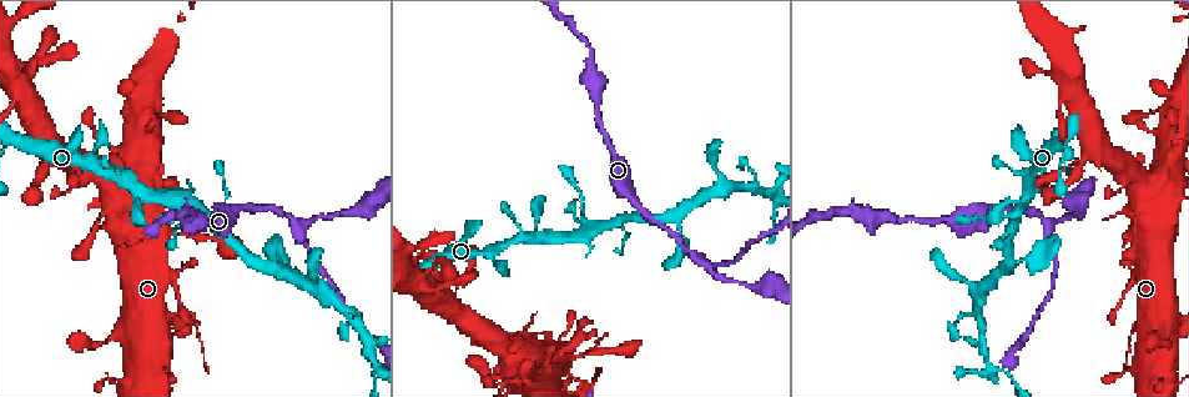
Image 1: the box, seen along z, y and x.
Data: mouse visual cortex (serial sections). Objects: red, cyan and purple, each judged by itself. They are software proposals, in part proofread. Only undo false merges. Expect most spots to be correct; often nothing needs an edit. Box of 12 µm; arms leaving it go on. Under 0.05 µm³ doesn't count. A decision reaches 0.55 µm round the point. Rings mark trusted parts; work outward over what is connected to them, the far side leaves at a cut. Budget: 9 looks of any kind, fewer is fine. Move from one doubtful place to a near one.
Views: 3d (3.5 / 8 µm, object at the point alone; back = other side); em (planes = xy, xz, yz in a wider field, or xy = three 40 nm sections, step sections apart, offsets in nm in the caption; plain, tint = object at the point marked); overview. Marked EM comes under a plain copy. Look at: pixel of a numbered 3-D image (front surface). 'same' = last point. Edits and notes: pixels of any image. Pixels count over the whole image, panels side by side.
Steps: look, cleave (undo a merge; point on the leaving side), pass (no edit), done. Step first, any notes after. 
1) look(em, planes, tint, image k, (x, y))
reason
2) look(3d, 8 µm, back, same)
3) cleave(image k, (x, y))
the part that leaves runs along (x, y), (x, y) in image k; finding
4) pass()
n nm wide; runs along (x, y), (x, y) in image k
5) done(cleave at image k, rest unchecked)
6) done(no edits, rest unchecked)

look(3d, 3.5 µm, back, image 1, (697, 257))
three-way junction

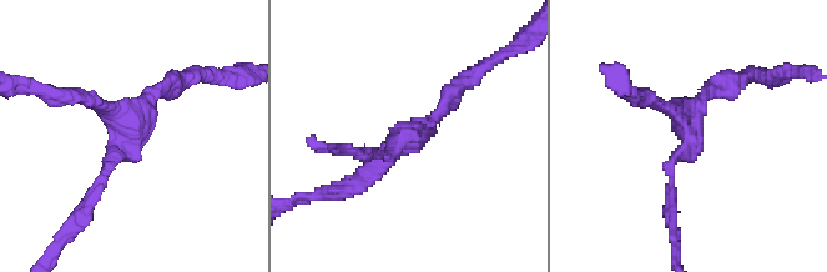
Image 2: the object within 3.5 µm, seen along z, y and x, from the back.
look(em, xy, step 1, tint, image 2, (412, 137))
3 arms; arms of 150, 200, 200 nm

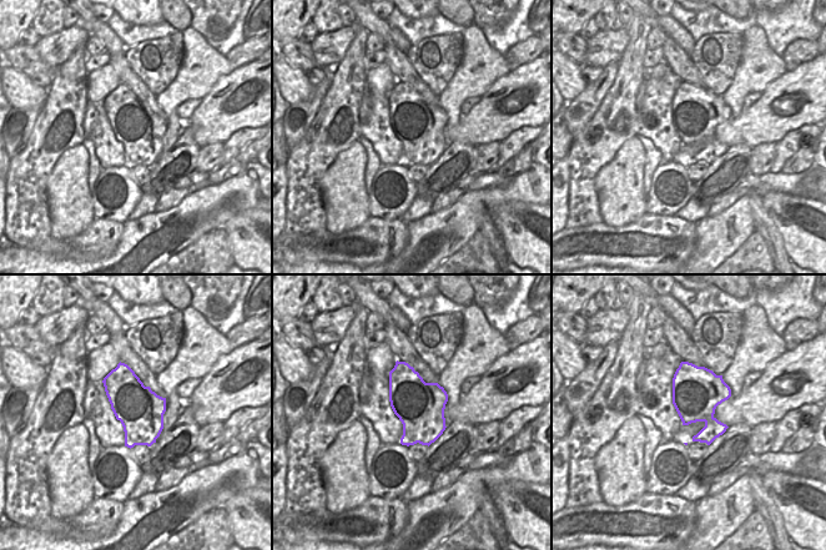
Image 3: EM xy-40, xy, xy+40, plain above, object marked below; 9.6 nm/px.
pass()
480 nm wide; runs along (452, 94), (352, 186) in image 2; all the same cell

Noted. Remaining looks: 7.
look(3d, 3.5 µm, image 1, (751, 189))
abrupt turn

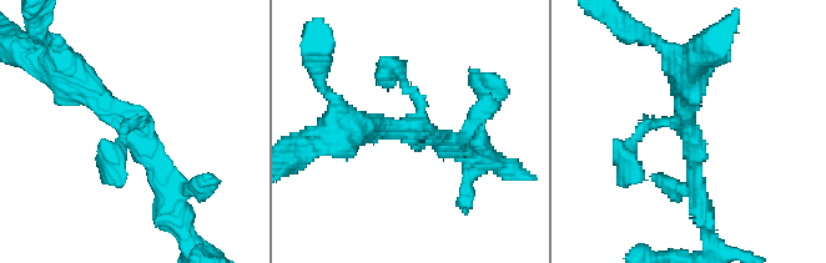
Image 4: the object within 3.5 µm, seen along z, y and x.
look(em, xy, step 3, tint, image 4, (690, 117))
now the EM

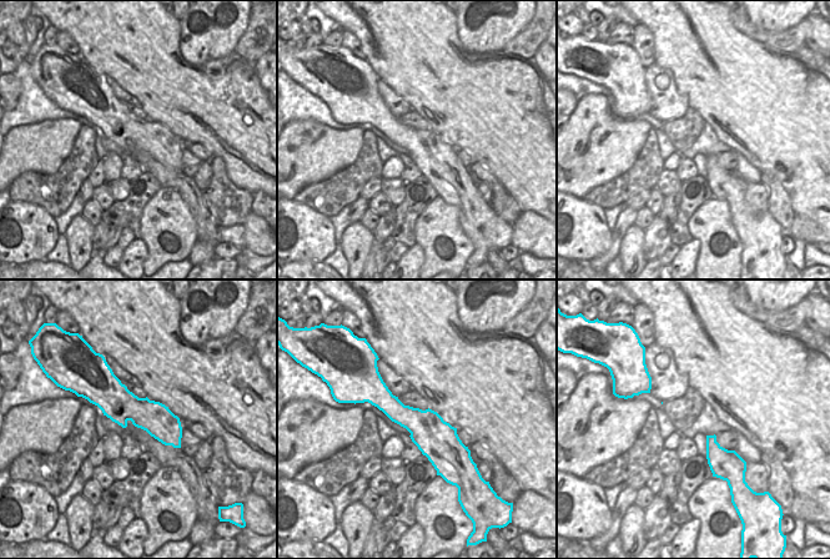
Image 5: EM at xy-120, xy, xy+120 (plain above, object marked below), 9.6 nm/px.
pass()
runs along (63, 66), (135, 127), (165, 188) in image 4; continuous, no second cell

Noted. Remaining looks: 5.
look(3d, 3.5 µm, image 1, (1002, 207))
calibre changes

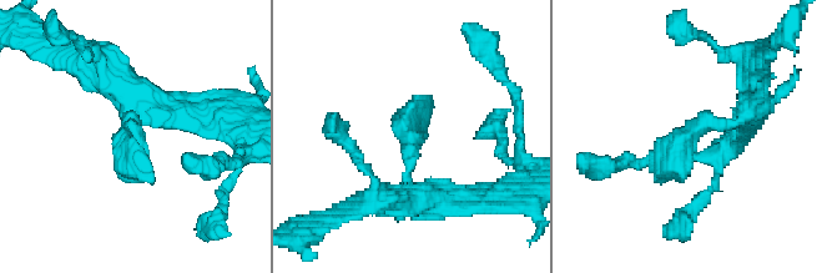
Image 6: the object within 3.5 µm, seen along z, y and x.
look(em, xy, step 2, tint, image 6, (128, 137))
shape alone is not enough

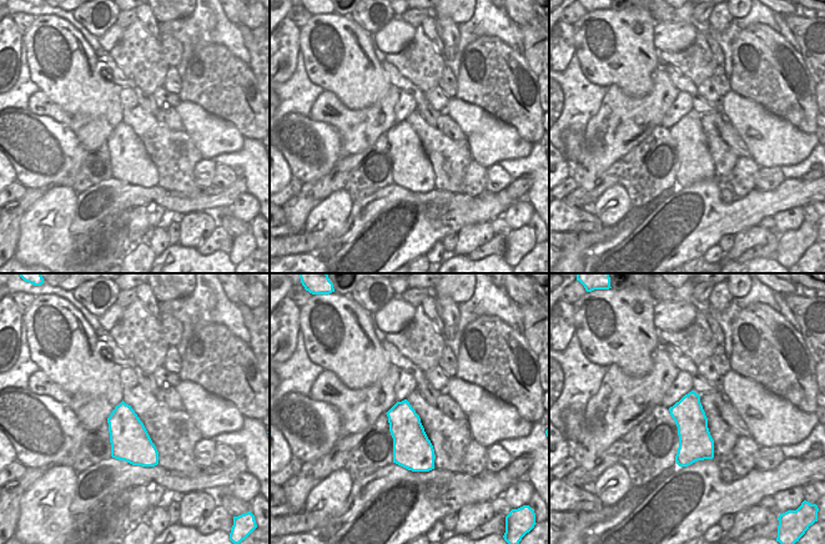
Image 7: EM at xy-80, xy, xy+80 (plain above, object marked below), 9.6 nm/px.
pass()
runs along (754, 104), (737, 124), (702, 124), (660, 181) in image 6; continuous, no second cell

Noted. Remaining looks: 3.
look(3d, 3.5 µm, image 1, (1149, 189))
sudden change in width

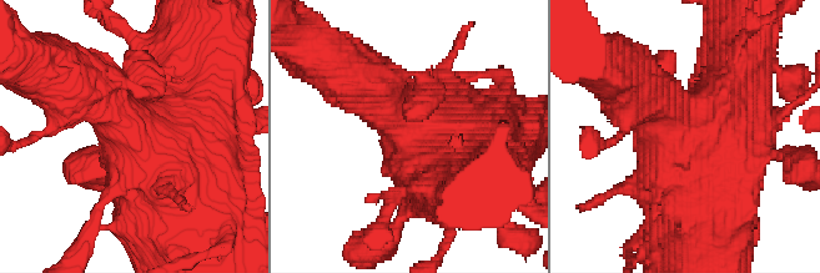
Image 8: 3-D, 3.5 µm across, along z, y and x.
look(em, xy, step 3, tint, image 8, (156, 136))
need the tissue

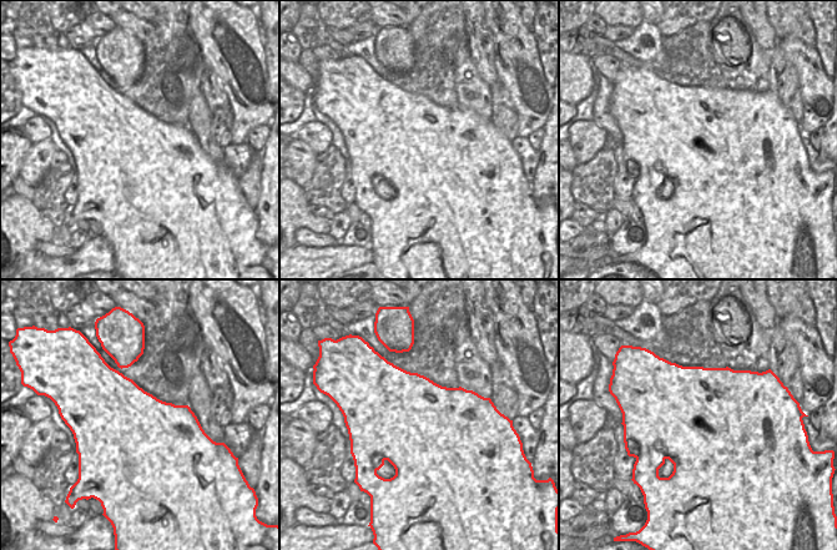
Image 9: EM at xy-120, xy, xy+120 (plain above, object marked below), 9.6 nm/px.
look(em, planes, tint, same)

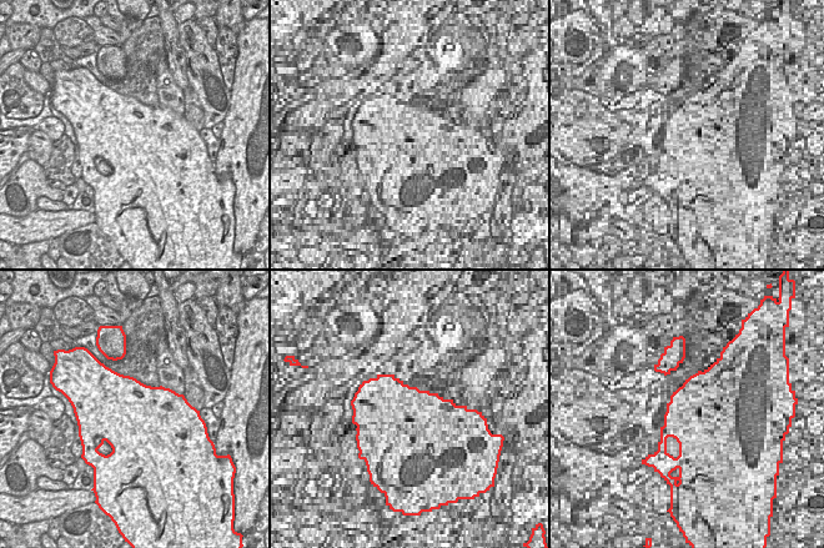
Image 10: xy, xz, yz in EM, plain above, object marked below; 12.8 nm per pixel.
pass()
all the same cell

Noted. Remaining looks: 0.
done(no edits, rest unchecked)

